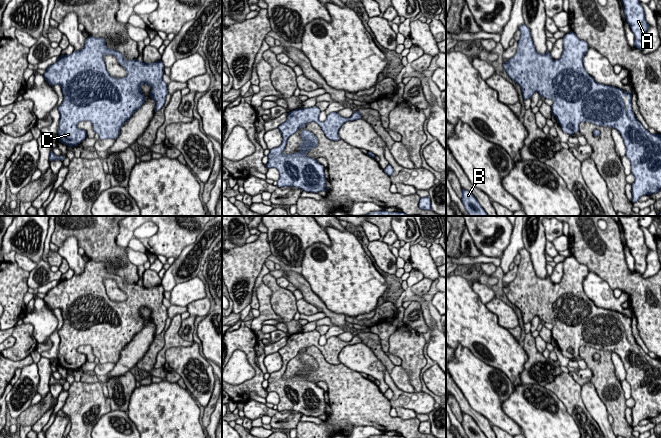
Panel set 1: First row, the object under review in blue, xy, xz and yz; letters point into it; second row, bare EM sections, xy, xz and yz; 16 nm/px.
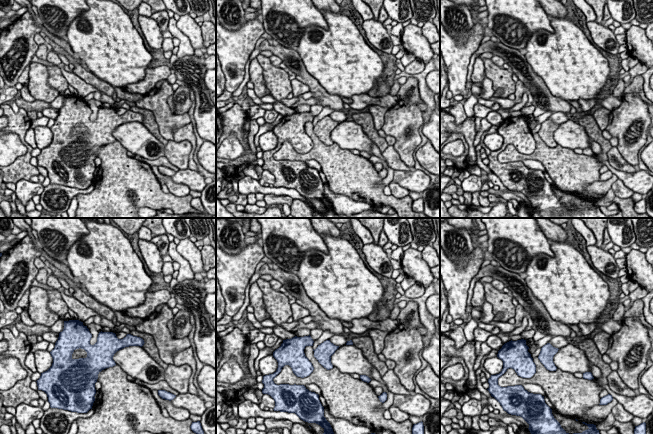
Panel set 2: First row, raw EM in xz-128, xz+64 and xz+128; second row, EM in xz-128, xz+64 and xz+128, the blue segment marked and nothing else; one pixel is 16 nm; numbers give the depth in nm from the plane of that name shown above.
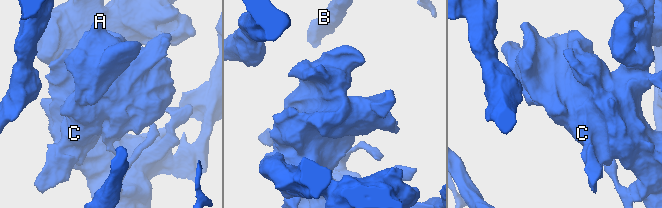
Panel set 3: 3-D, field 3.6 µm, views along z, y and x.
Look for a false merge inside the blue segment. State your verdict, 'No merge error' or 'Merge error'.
Merge error

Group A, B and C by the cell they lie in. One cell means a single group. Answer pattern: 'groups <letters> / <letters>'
groups A C / B

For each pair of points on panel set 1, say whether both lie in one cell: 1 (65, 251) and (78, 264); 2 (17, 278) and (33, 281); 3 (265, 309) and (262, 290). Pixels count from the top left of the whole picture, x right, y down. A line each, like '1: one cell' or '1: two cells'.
1: one cell
2: two cells
3: one cell

